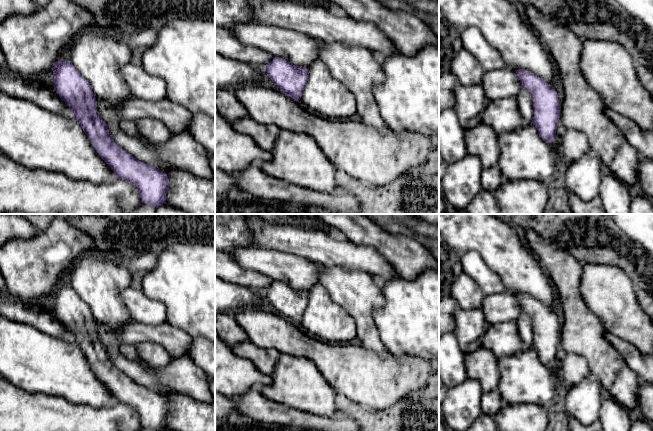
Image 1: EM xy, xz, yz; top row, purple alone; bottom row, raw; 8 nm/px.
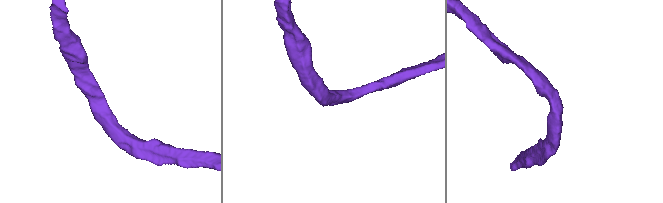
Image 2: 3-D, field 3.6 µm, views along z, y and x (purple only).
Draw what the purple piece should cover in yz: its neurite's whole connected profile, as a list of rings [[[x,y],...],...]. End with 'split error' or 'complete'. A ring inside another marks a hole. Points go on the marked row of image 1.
[[[439,0],[443,17],[460,30],[477,27],[484,38],[498,49],[505,66],[518,76],[521,86],[532,96],[534,117],[532,123],[545,142],[554,143],[561,106],[553,87],[555,62],[537,33],[524,22],[510,0]]]; split error

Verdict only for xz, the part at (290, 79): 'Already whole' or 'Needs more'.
Needs more

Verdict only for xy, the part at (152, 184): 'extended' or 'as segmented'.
extended

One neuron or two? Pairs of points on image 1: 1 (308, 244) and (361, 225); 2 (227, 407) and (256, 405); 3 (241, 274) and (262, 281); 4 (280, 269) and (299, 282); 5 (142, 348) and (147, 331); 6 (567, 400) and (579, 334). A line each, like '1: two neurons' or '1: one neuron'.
1: two neurons
2: one neuron
3: one neuron
4: one neuron
5: two neurons
6: two neurons

